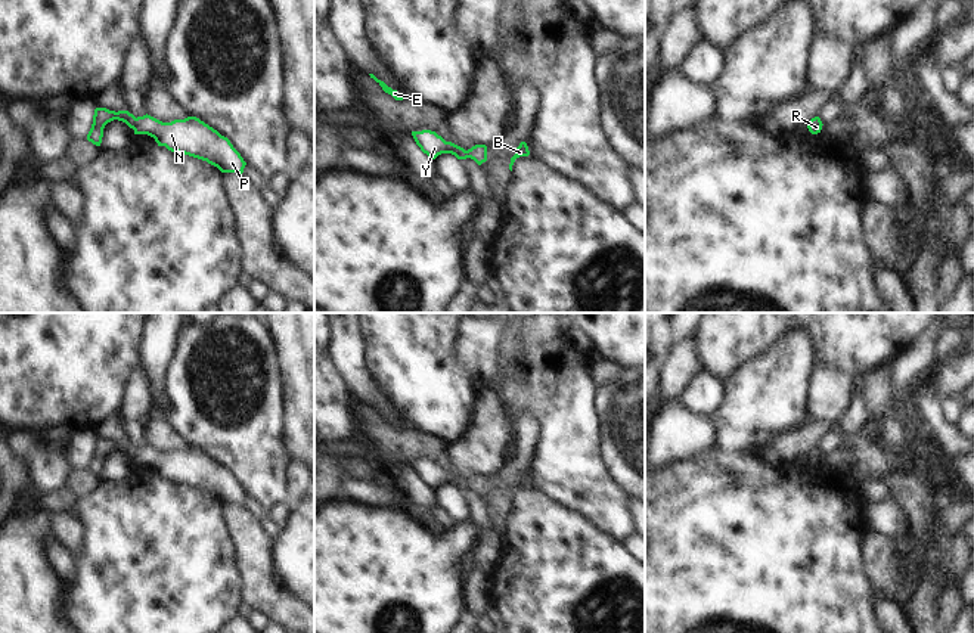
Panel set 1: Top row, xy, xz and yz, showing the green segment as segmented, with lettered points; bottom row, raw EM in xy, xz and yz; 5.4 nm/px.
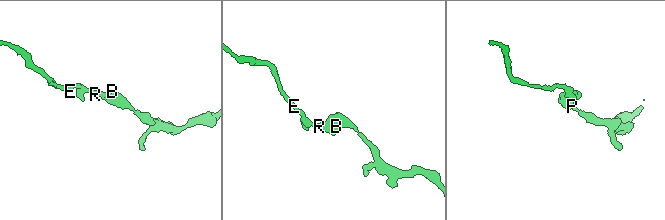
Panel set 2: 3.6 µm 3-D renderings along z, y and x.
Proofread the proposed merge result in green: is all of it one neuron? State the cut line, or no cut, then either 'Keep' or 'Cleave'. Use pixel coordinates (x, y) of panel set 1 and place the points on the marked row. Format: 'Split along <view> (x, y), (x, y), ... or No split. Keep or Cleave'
No split. Keep.

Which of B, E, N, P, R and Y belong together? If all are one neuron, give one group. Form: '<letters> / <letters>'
B E N P R Y

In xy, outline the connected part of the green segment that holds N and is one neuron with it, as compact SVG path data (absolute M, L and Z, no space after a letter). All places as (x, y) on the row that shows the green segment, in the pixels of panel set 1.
M96 108L87 140L100 146L103 128L118 120L134 130L134 134L148 134L158 146L171 152L184 153L217 167L221 173L244 173L246 162L230 140L196 117L162 122L151 115L134 117L128 111Z

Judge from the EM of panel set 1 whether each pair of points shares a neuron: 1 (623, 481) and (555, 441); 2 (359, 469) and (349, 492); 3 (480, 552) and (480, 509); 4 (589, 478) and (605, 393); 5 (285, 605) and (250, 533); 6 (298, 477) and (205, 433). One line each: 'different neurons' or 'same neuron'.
1: different neurons
2: different neurons
3: same neuron
4: different neurons
5: same neuron
6: different neurons

